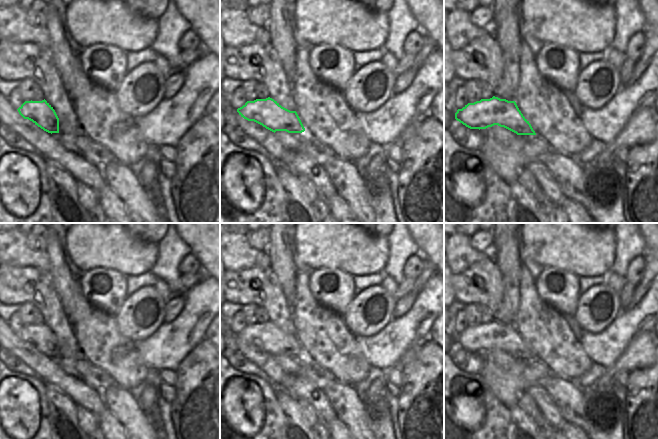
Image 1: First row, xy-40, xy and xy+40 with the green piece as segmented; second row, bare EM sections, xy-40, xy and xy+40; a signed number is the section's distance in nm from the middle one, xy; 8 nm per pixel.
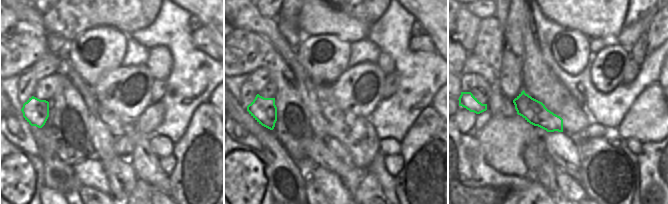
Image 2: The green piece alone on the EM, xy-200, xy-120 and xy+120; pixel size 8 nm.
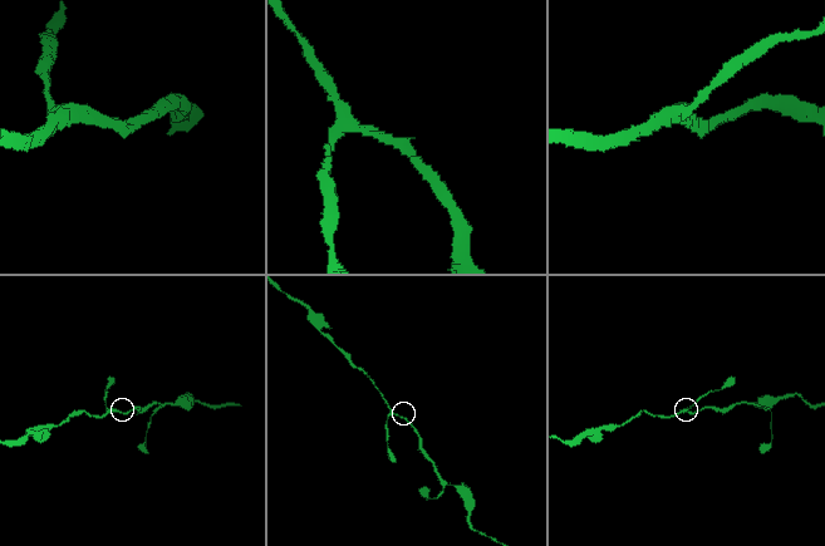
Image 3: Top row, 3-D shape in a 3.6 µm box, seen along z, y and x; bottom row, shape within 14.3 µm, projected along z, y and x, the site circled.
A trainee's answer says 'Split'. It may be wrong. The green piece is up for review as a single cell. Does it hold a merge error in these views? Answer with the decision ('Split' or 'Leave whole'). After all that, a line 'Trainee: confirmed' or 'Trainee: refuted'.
Leave whole
Trainee: refuted

